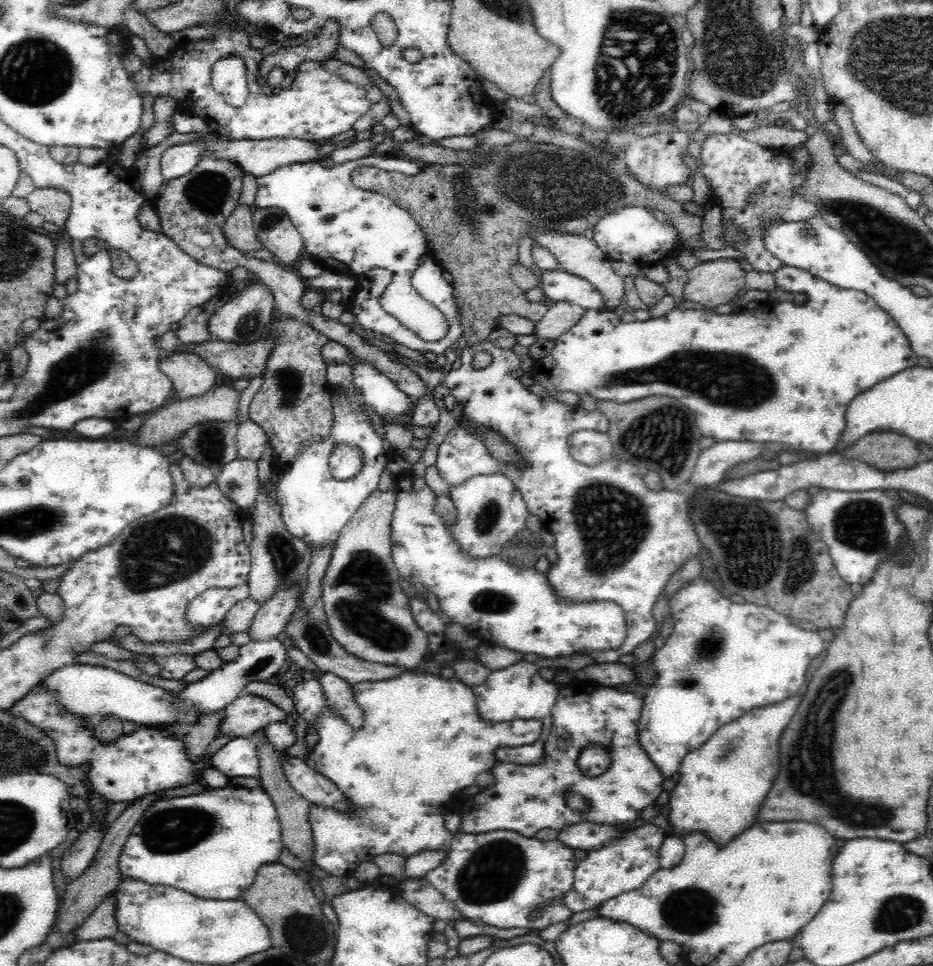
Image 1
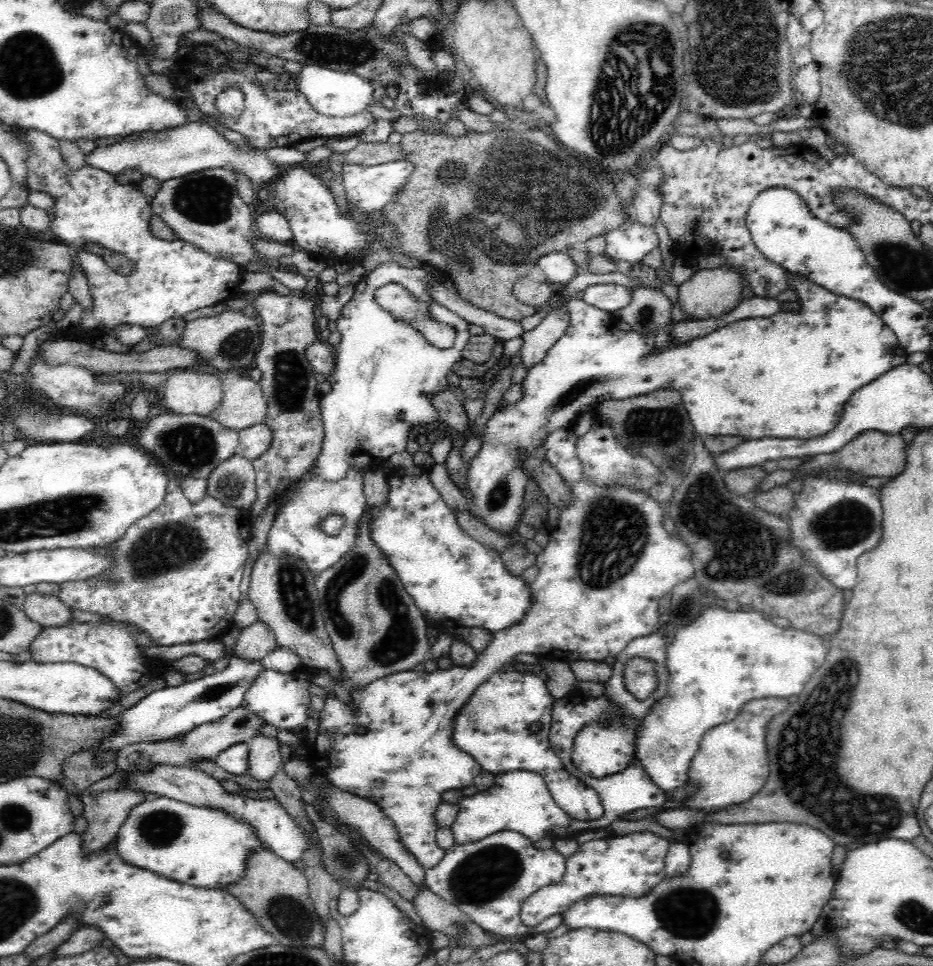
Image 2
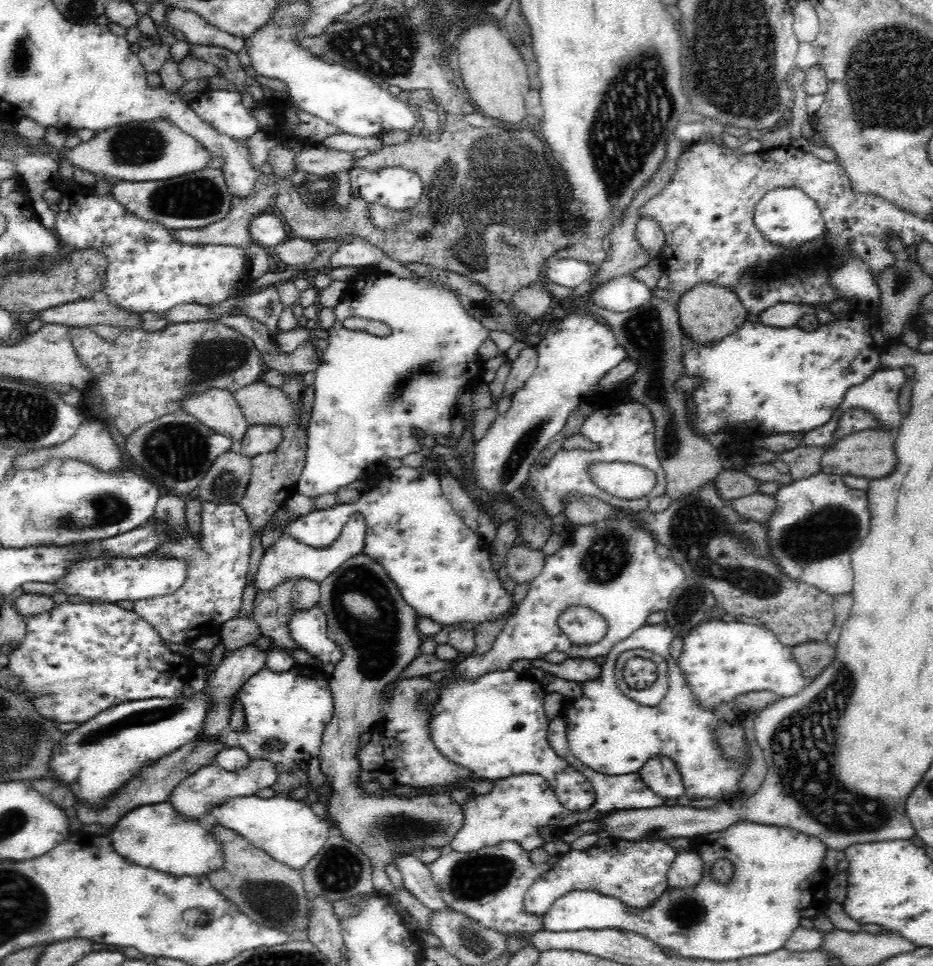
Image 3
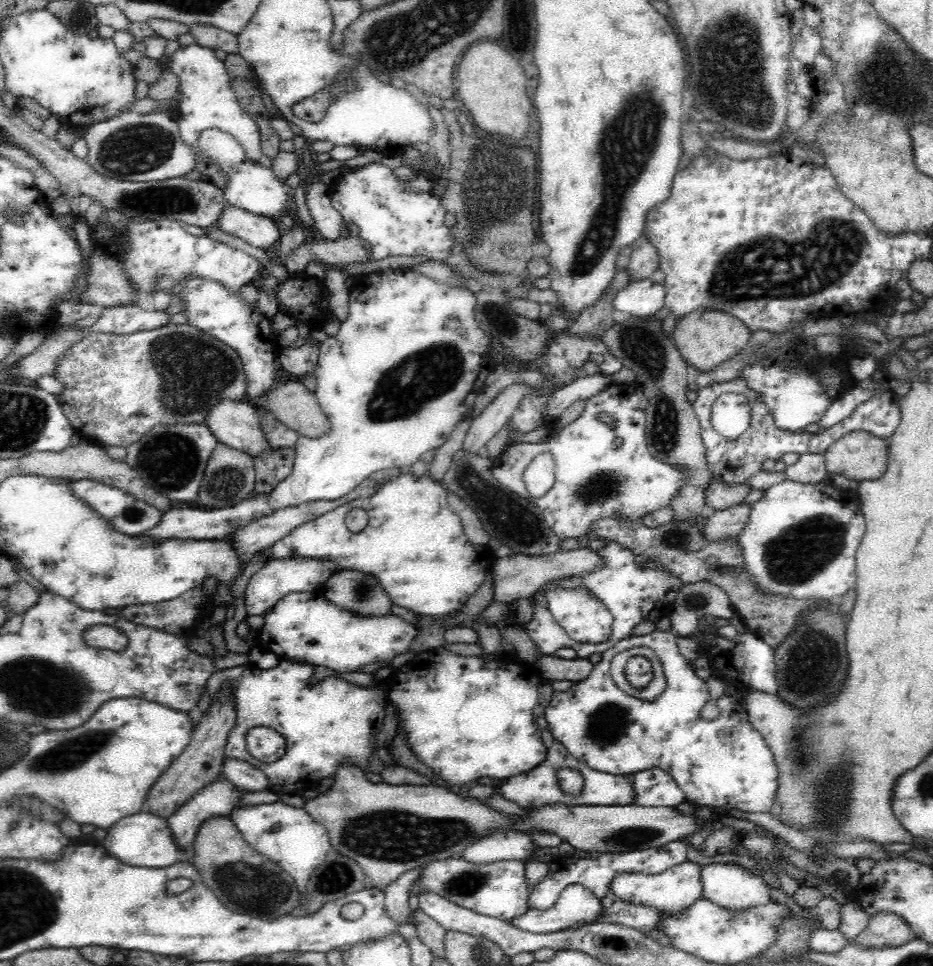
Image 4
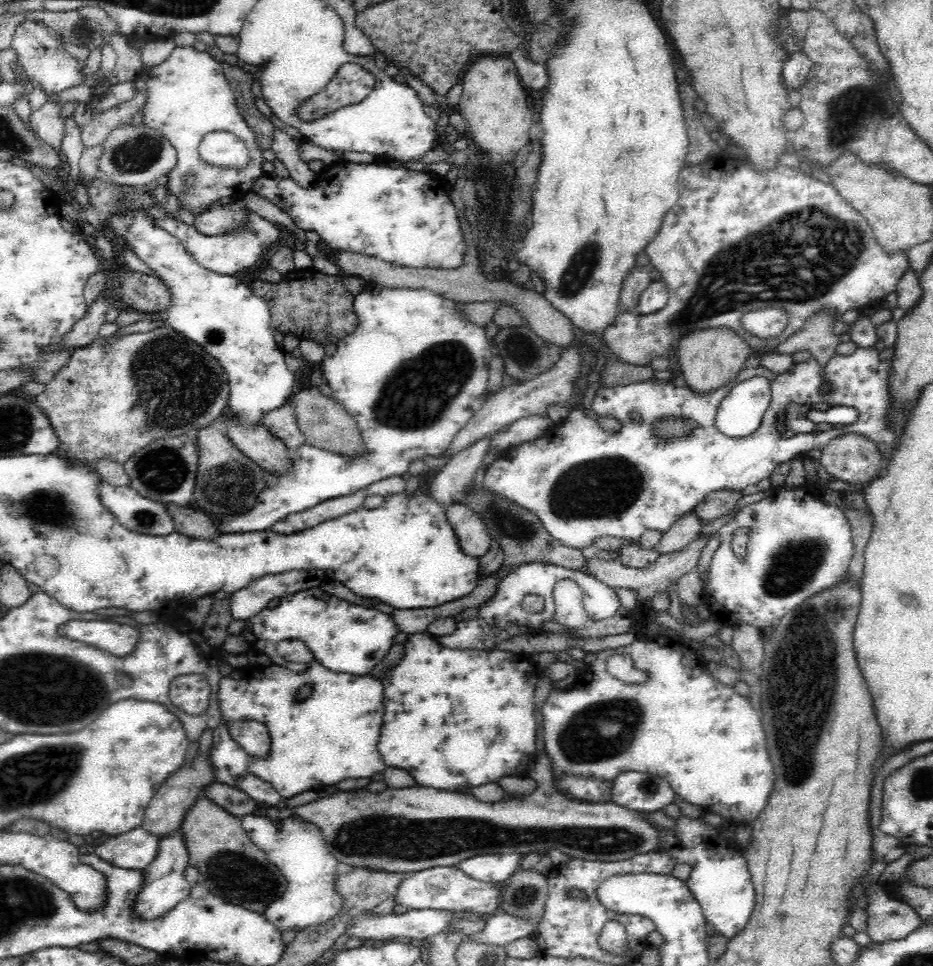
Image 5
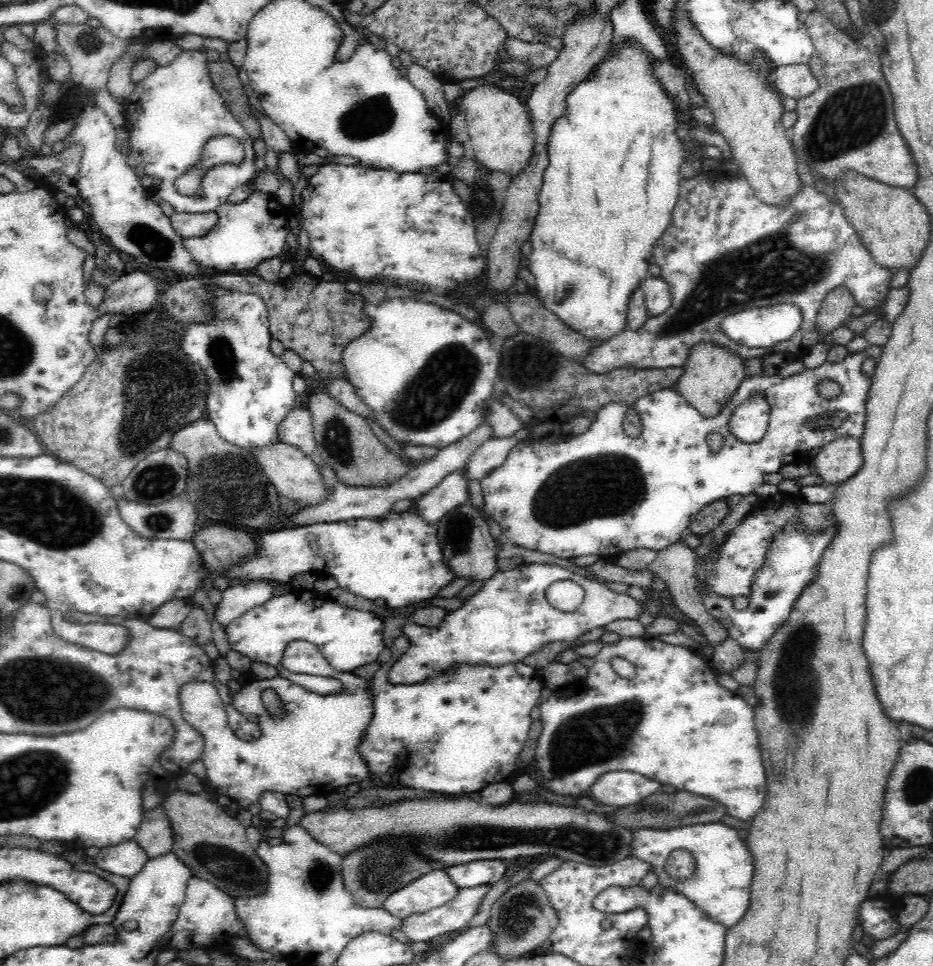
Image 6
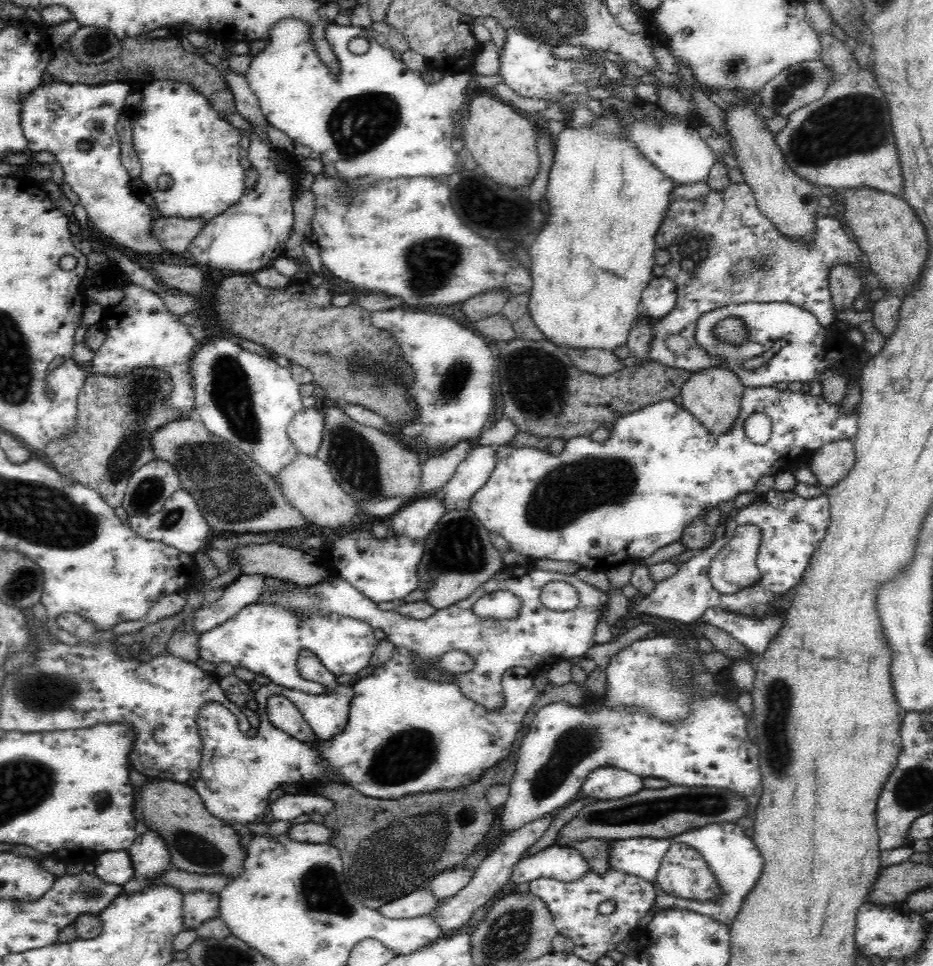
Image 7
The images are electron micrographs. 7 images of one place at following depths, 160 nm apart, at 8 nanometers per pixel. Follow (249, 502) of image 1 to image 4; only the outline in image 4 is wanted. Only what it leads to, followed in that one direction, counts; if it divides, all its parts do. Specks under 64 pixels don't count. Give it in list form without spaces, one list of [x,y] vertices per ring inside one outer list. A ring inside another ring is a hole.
[[[217,443],[204,470],[204,476],[198,489],[200,504],[204,509],[232,508],[248,499],[255,487],[254,458],[235,448]]]

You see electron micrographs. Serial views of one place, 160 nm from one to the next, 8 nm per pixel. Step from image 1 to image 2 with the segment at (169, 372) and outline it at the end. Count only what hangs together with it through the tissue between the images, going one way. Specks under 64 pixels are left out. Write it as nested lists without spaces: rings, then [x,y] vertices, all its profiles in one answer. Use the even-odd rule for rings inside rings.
[[[178,369],[165,382],[164,397],[167,408],[174,413],[212,419],[211,414],[217,411],[223,399],[223,384],[216,375]]]

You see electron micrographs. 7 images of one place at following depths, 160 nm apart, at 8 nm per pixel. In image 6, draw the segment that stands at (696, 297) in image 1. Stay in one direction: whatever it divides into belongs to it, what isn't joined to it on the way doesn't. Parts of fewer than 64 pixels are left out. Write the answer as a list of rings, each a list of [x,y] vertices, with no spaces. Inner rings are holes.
[[[696,343],[687,356],[684,372],[680,375],[675,389],[702,416],[715,416],[731,401],[744,378],[744,359],[736,353],[726,351],[720,345],[712,343]]]

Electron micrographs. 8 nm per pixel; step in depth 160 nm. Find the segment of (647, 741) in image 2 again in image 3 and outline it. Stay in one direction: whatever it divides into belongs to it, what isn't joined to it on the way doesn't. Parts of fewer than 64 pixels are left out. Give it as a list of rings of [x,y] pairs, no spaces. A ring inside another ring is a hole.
[[[710,620],[694,628],[684,640],[684,652],[678,658],[678,667],[682,669],[685,680],[688,680],[688,688],[696,695],[696,700],[704,708],[716,710],[722,700],[730,702],[734,696],[744,692],[758,692],[758,690],[770,690],[779,697],[796,695],[798,690],[804,688],[804,676],[800,673],[800,665],[793,660],[792,647],[782,644],[779,638],[766,628],[742,624],[742,622],[730,622],[724,624],[722,620]],[[667,756],[652,757],[638,774],[644,780],[644,784],[667,803],[685,795],[676,762]]]

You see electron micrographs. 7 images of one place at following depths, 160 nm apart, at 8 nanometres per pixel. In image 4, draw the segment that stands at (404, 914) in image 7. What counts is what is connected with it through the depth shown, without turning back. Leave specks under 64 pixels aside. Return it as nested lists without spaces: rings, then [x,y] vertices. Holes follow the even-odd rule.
[[[448,857],[432,861],[421,869],[418,878],[412,880],[410,894],[420,896],[428,891],[462,908],[477,914],[503,921],[516,919],[528,907],[528,887],[524,877],[525,862],[516,859],[500,860],[497,863],[480,865],[460,857]]]

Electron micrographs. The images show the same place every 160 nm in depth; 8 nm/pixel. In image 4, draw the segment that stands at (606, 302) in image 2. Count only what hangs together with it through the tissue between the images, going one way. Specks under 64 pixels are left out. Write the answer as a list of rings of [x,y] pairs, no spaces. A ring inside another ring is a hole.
[[[652,280],[634,282],[617,292],[612,304],[620,312],[628,312],[635,317],[646,317],[657,313],[665,304],[664,286]]]

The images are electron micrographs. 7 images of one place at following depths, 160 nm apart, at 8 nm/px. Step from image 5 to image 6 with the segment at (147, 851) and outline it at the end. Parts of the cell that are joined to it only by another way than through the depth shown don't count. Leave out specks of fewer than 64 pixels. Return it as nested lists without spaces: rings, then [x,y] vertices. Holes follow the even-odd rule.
[[[132,839],[101,848],[95,857],[95,865],[116,876],[131,879],[142,870],[147,860],[148,857],[143,848],[140,848],[139,844]]]

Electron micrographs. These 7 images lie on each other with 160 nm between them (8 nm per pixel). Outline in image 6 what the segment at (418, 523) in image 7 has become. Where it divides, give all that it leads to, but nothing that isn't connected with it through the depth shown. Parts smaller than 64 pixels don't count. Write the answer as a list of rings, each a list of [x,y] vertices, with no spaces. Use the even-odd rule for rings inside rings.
[[[464,468],[452,471],[442,482],[431,488],[428,494],[416,499],[412,504],[412,510],[426,523],[436,525],[453,508],[469,499],[467,485]]]

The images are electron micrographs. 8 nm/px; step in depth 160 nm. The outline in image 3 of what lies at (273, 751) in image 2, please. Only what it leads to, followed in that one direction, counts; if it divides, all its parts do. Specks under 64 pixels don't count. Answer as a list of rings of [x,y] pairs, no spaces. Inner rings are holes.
[[[251,760],[248,768],[236,772],[228,772],[213,763],[200,768],[179,782],[171,792],[168,803],[172,804],[182,817],[209,822],[208,812],[216,807],[216,804],[222,804],[234,797],[255,795],[258,790],[271,787],[276,782],[276,778],[277,769],[264,760]]]

